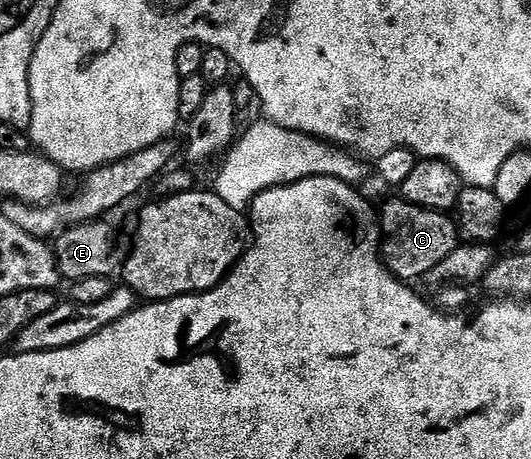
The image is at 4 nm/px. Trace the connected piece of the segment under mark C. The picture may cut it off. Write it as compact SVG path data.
M406 200L387 202L383 206L383 215L379 218L379 230L383 233L383 243L377 246L377 254L388 272L400 280L422 279L449 252L453 252L460 241L456 223L451 222L446 213L438 210L426 210Z

